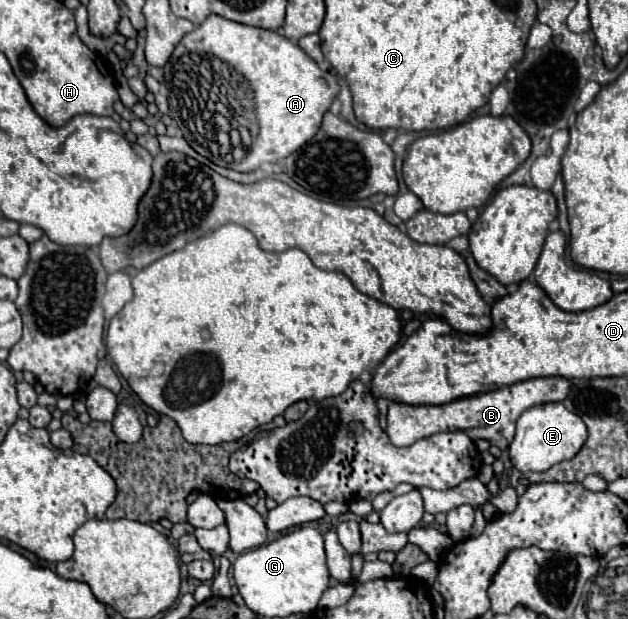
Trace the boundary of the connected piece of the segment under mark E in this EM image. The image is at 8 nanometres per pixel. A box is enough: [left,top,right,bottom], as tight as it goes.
[510,402,588,474]

